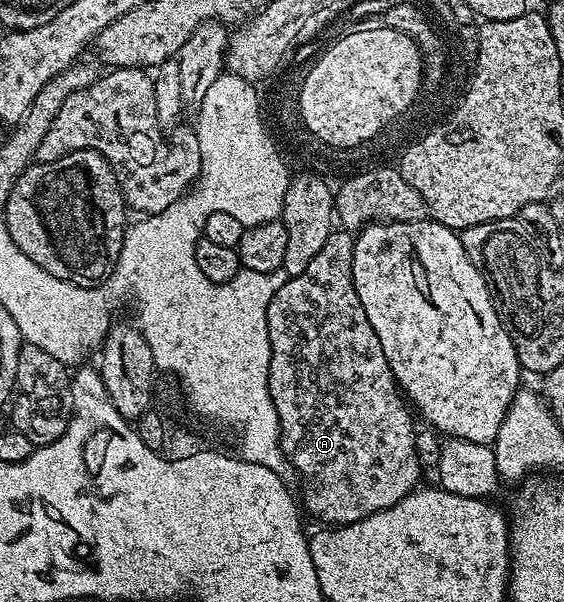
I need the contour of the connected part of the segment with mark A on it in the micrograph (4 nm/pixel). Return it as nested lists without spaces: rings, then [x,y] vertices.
[[[333,231],[326,239],[326,243],[322,243],[322,251],[318,251],[318,255],[314,255],[314,259],[310,259],[306,271],[302,271],[302,275],[289,277],[286,283],[282,283],[282,287],[278,287],[278,291],[274,291],[274,299],[270,299],[270,307],[266,311],[266,327],[270,331],[270,351],[272,352],[268,386],[270,387],[270,399],[274,399],[274,411],[278,413],[280,450],[284,452],[284,456],[292,464],[298,477],[304,480],[303,512],[305,514],[308,512],[314,520],[320,521],[316,523],[324,527],[349,525],[355,521],[361,521],[363,517],[368,517],[372,513],[389,509],[394,504],[394,499],[421,484],[422,466],[420,456],[416,454],[418,429],[417,426],[412,426],[413,414],[398,392],[396,380],[390,371],[390,363],[386,363],[386,355],[382,351],[382,343],[378,343],[378,335],[374,335],[374,327],[370,327],[370,319],[366,319],[366,311],[358,299],[358,291],[354,291],[352,264],[354,263],[355,242],[355,236],[351,232]]]

